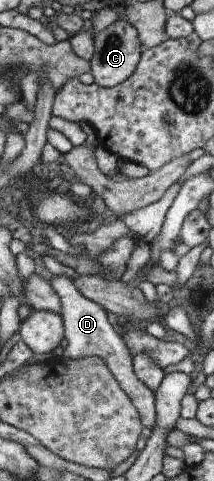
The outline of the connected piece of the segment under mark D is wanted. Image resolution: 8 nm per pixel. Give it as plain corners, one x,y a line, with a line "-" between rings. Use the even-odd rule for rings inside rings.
54,275
49,283
55,288
56,293
60,295
64,305
62,316
65,322
65,339
68,341
68,345
59,359
62,359
62,361
68,361
68,359
76,361
76,359
84,359
84,357
91,357
92,355
102,357
106,361
106,365
110,367
110,371
114,373
114,377
120,381
122,389
134,401
134,405
136,405
140,413
140,420
144,425
144,429
147,433
151,432
154,421
156,421
153,392
140,383
140,379
138,379
138,375
134,371
130,347
126,345
124,337
120,337
118,331
114,329
114,325
110,323
106,309
94,301
86,299
82,295
82,291
76,287
76,283
72,283
72,278
66,277
66,275

